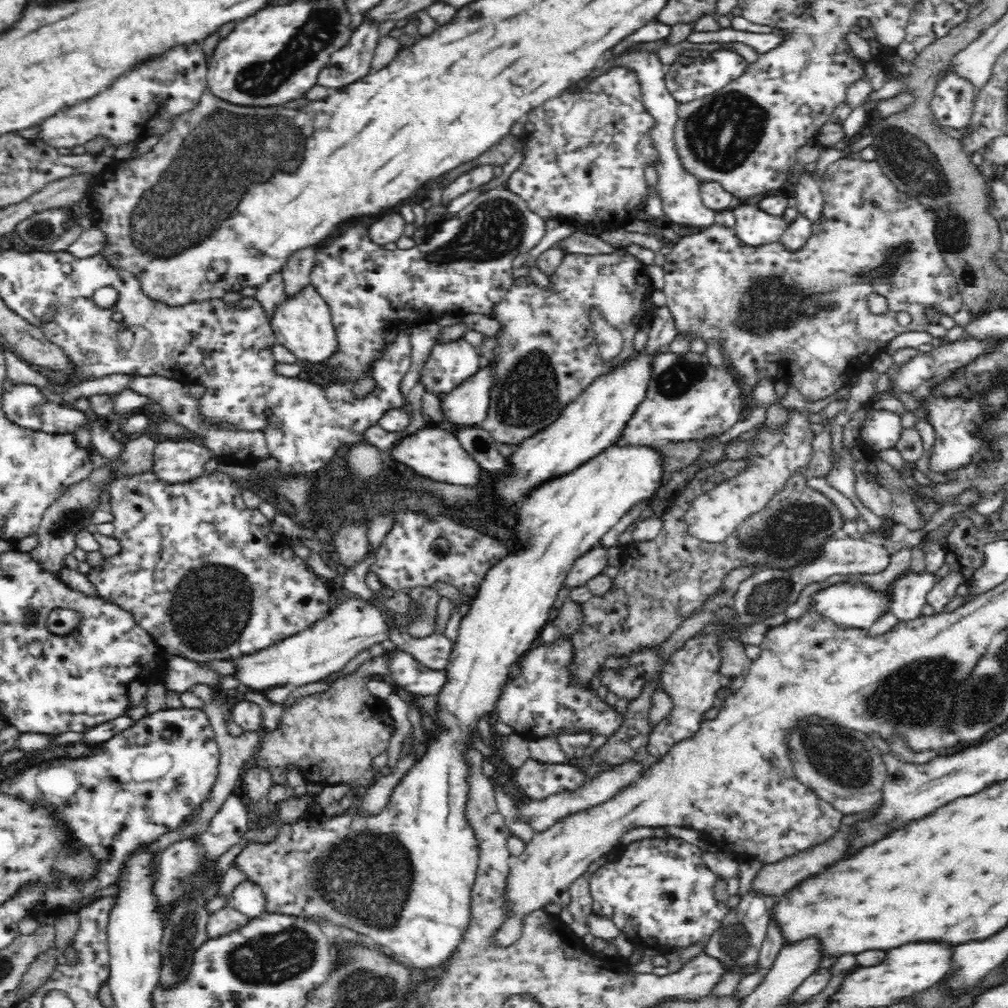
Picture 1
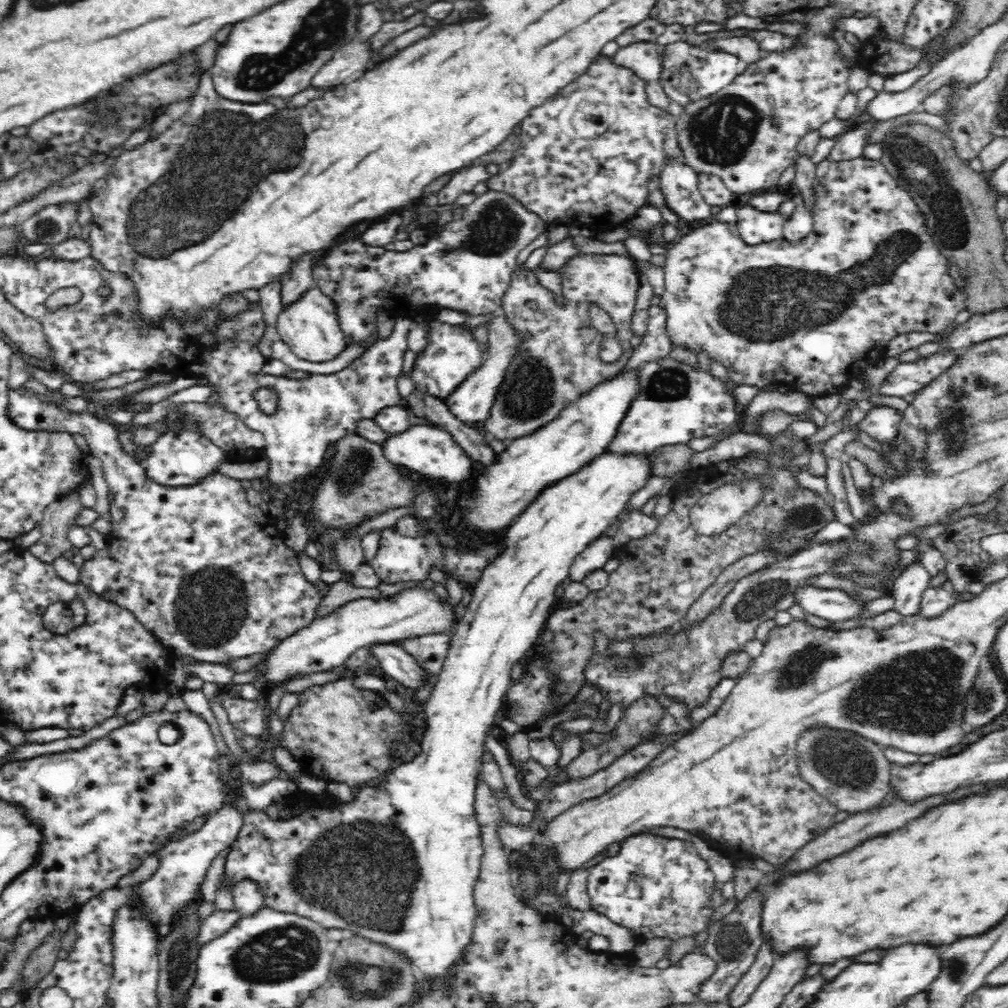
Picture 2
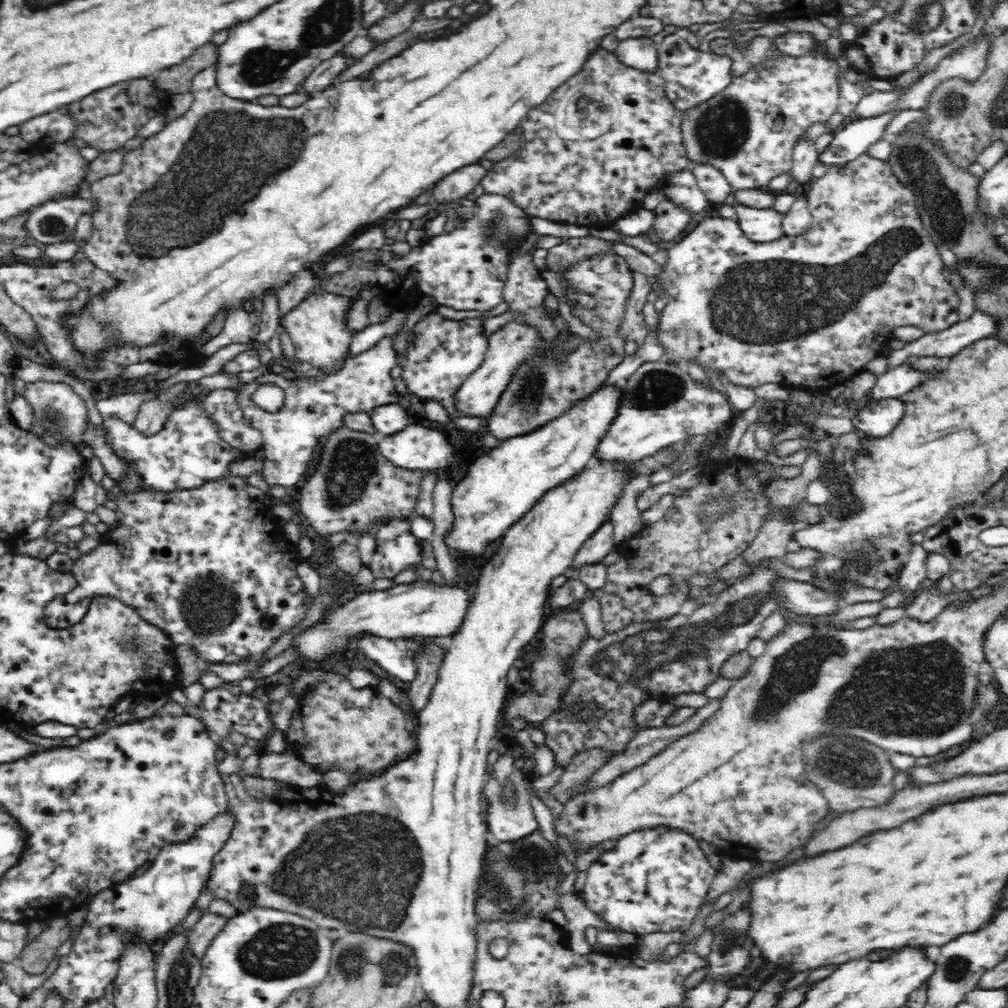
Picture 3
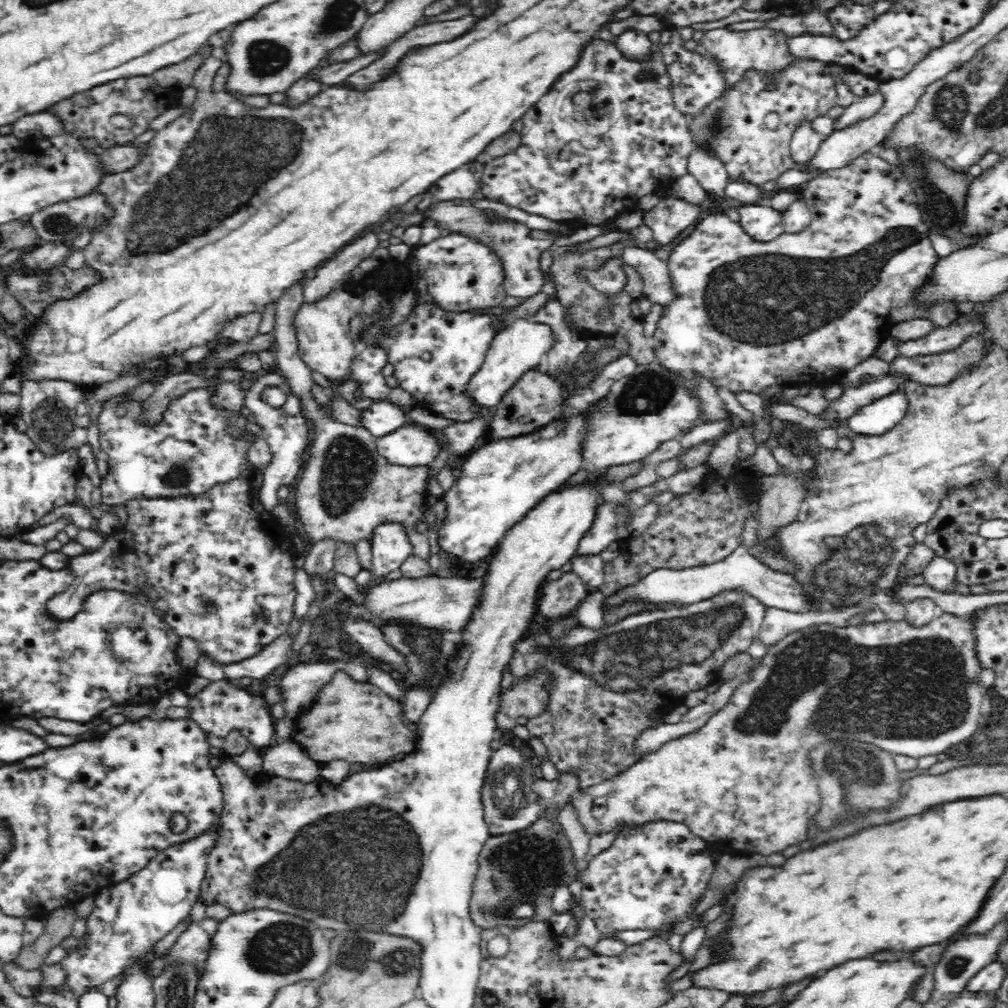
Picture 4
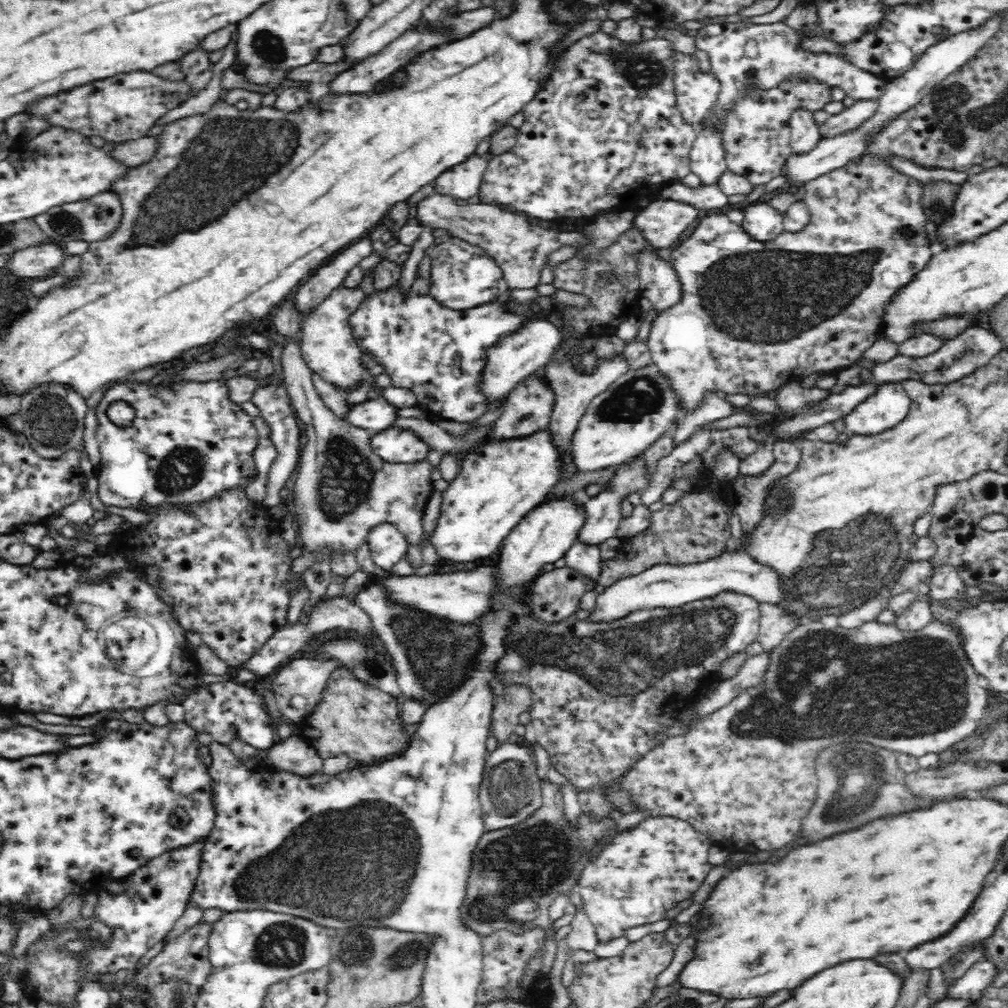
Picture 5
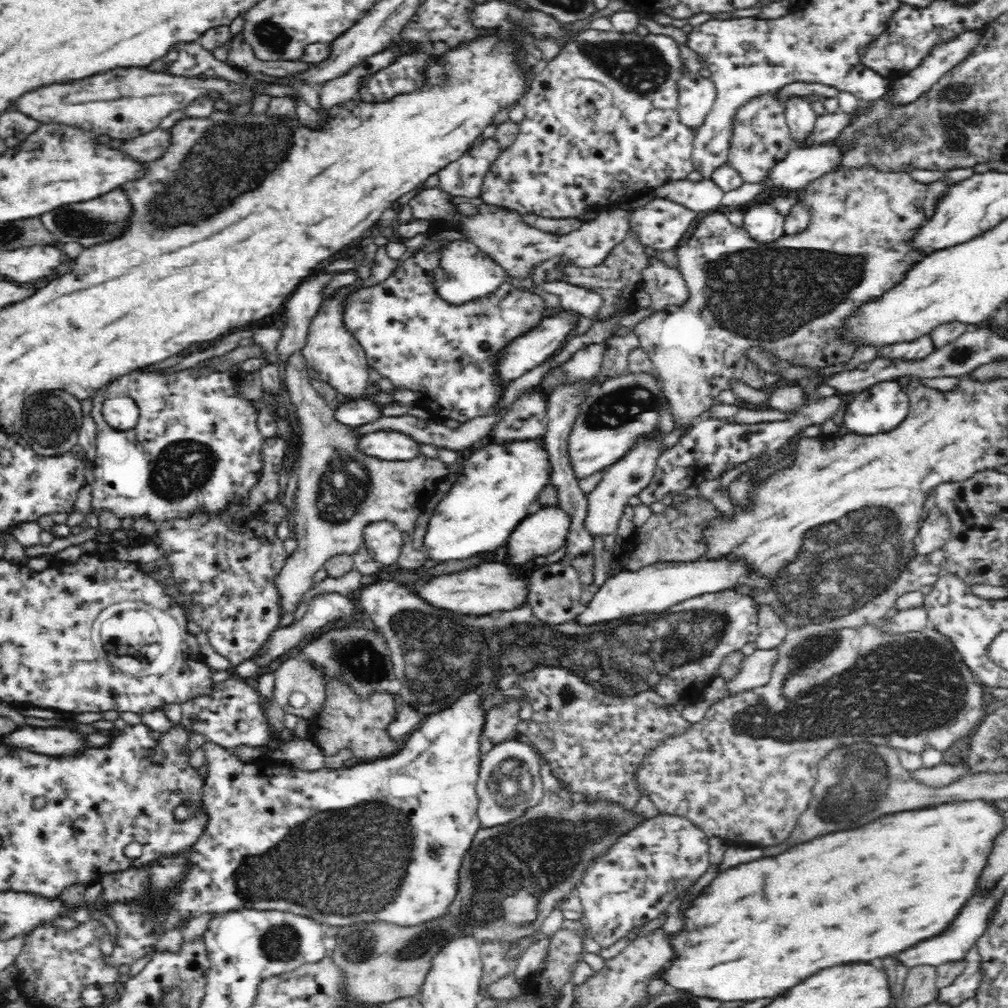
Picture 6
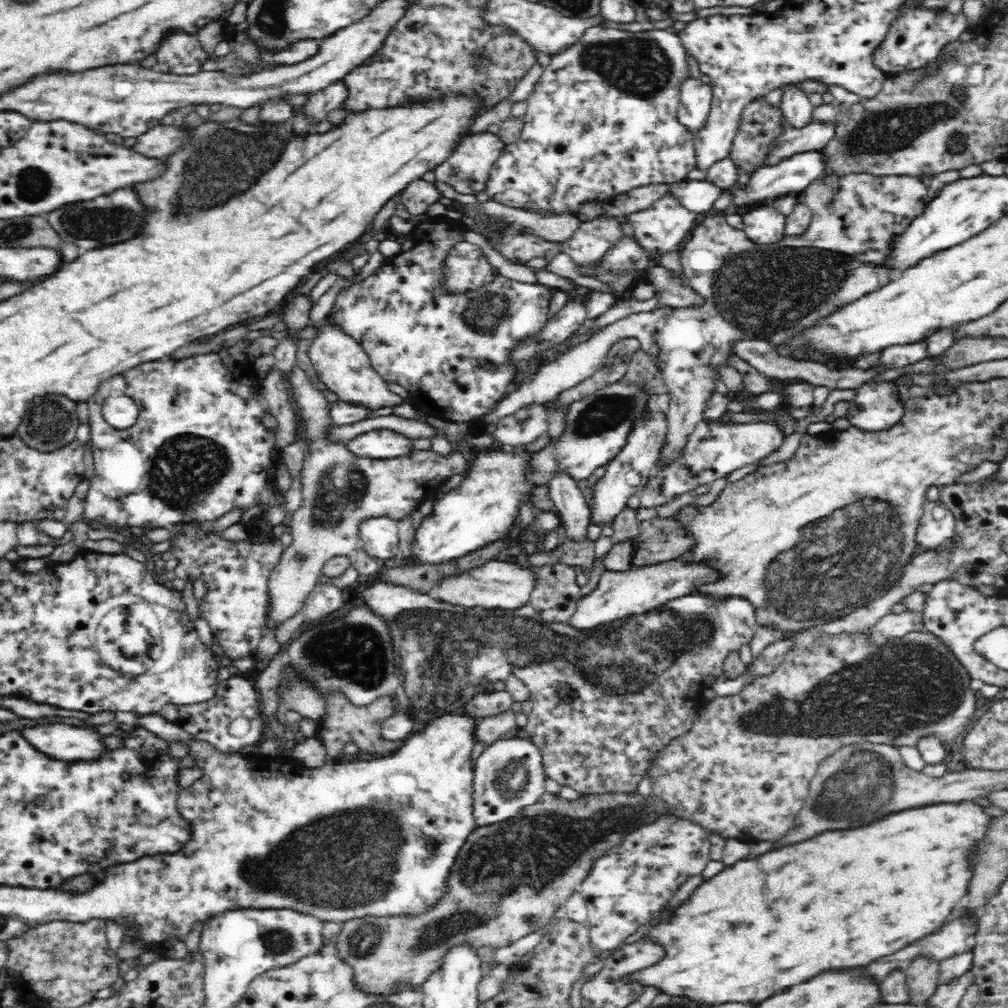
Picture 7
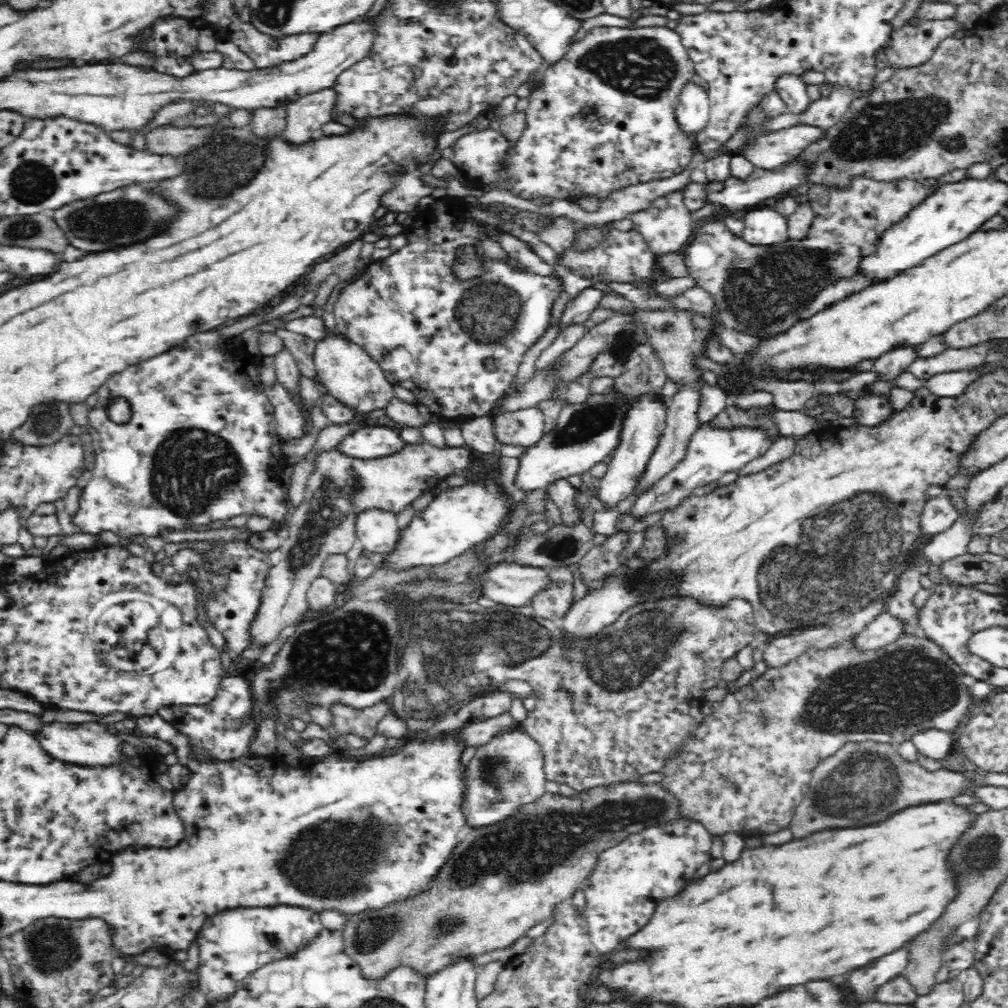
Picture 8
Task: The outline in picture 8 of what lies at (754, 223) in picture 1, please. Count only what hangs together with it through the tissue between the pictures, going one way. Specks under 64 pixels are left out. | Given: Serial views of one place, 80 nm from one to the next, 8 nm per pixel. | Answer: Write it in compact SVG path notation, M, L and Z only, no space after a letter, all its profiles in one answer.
M768 208L746 214L742 240L756 247L787 242L789 240L787 217Z

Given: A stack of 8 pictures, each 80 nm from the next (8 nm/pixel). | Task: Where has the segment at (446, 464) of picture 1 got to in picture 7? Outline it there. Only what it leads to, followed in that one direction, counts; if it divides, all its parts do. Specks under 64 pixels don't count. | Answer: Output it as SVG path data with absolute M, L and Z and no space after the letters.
M371 430L345 442L346 448L364 459L389 459L409 453L412 439L393 430Z

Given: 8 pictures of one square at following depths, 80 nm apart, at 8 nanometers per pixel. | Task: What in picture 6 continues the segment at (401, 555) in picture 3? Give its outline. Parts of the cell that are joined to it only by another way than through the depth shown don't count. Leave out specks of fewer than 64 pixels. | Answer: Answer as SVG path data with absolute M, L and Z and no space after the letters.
M381 520L365 524L362 538L369 555L388 568L393 568L402 548L402 531L397 524Z

